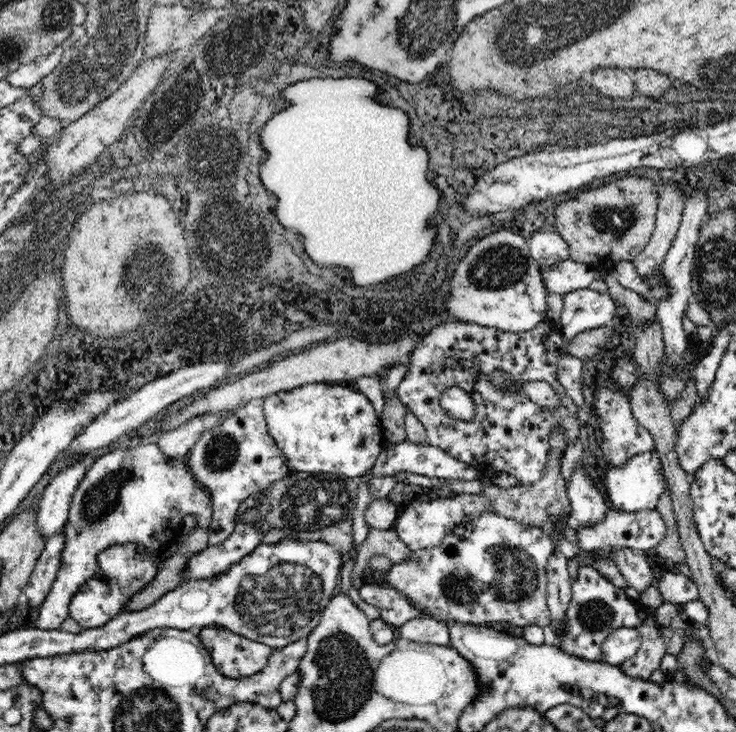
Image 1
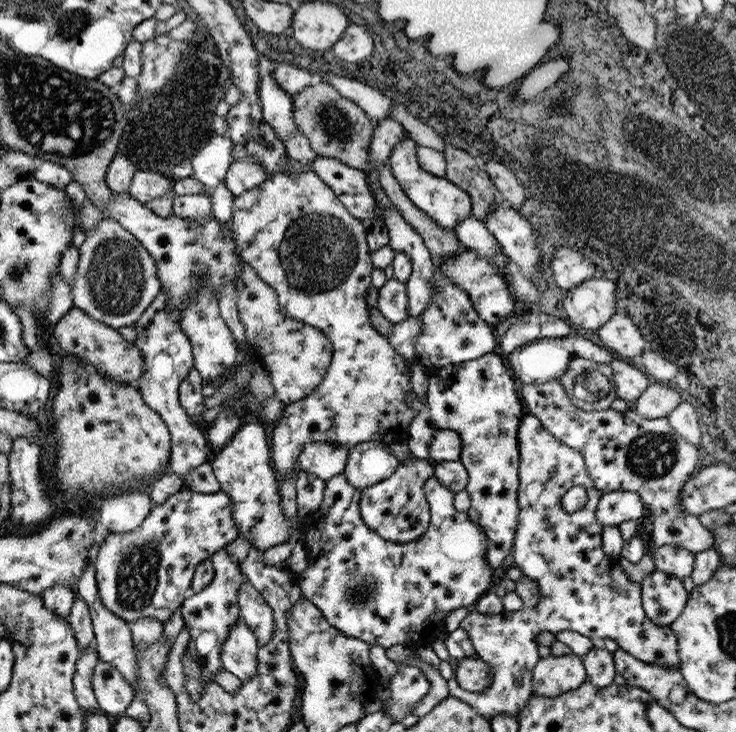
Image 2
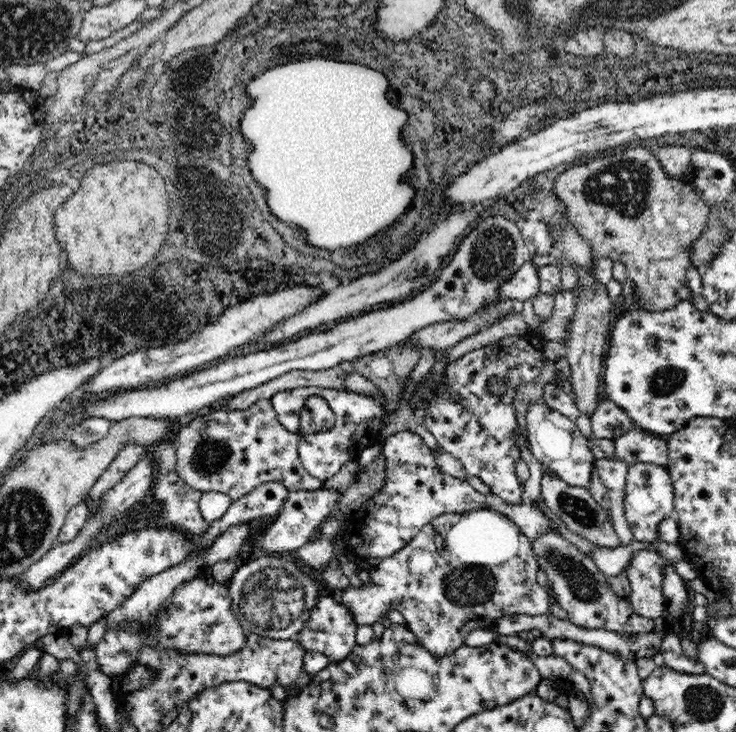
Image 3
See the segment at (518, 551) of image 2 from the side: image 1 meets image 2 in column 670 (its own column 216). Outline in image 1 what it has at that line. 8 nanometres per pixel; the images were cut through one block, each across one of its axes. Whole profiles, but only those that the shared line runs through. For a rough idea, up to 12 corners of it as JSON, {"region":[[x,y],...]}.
{"region":[[224,628],[198,630],[226,678],[262,672],[274,648]]}

